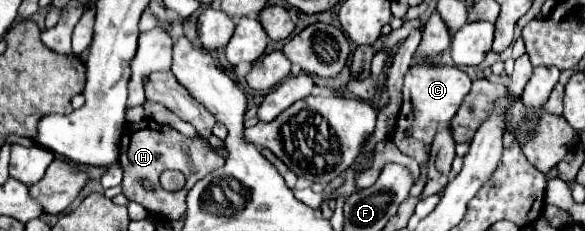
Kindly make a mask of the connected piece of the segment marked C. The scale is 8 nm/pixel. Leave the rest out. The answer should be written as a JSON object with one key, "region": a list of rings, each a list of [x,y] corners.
{"region":[[[427,61],[415,63],[404,77],[403,103],[397,117],[395,131],[389,137],[389,141],[395,147],[399,147],[401,153],[417,159],[419,165],[427,165],[429,147],[437,129],[443,129],[453,119],[469,89],[471,89],[471,79],[457,67],[429,65]]]}

